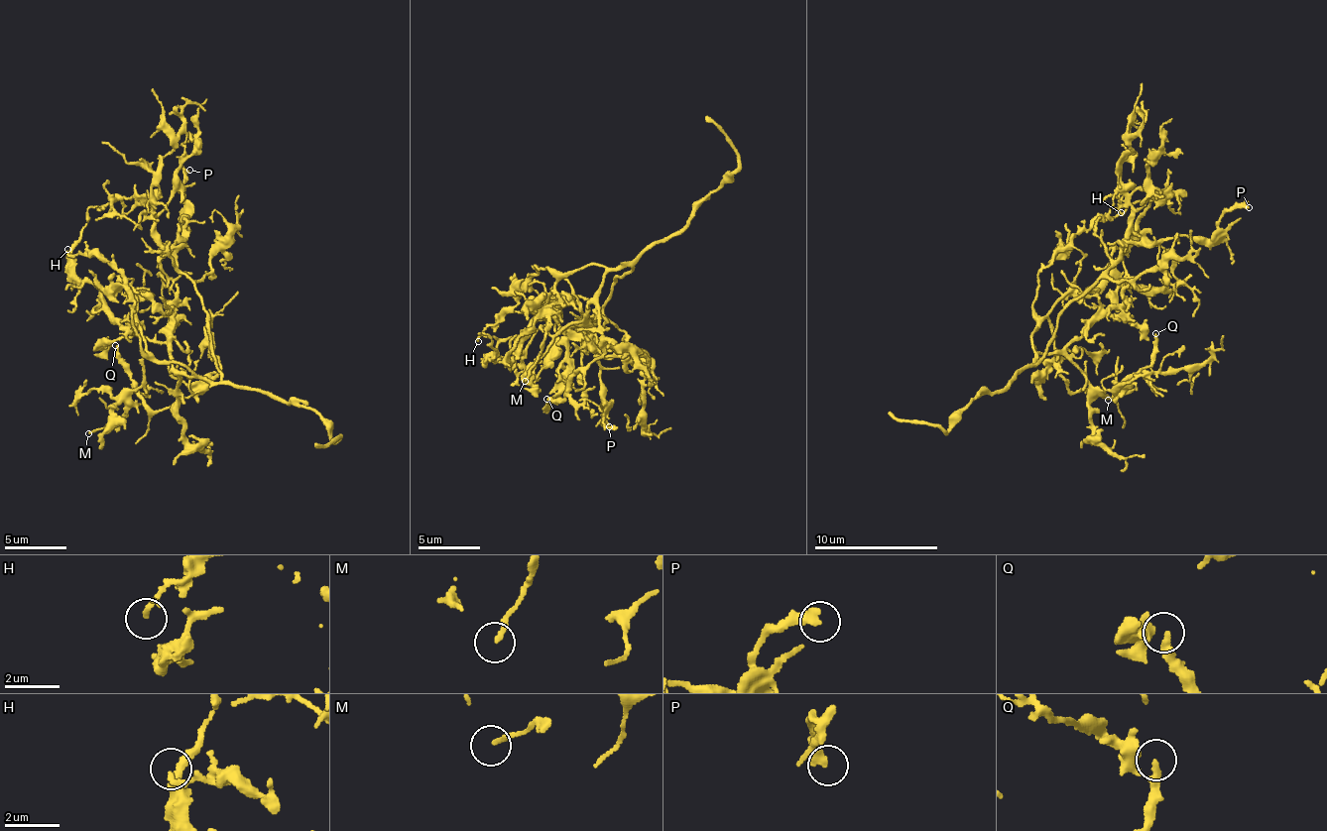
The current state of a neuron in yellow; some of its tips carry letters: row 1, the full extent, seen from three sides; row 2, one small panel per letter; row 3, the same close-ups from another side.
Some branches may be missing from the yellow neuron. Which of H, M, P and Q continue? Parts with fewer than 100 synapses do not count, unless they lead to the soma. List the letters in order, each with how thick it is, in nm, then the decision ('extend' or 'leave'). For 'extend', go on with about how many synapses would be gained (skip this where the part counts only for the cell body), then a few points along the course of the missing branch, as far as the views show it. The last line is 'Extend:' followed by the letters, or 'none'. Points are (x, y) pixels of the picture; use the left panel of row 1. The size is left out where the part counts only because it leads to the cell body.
H: calibre 120 nm; leave
M: calibre 170 nm; leave
P: calibre 360 nm; leave
Q: calibre 240 nm; leave
Extend: none

